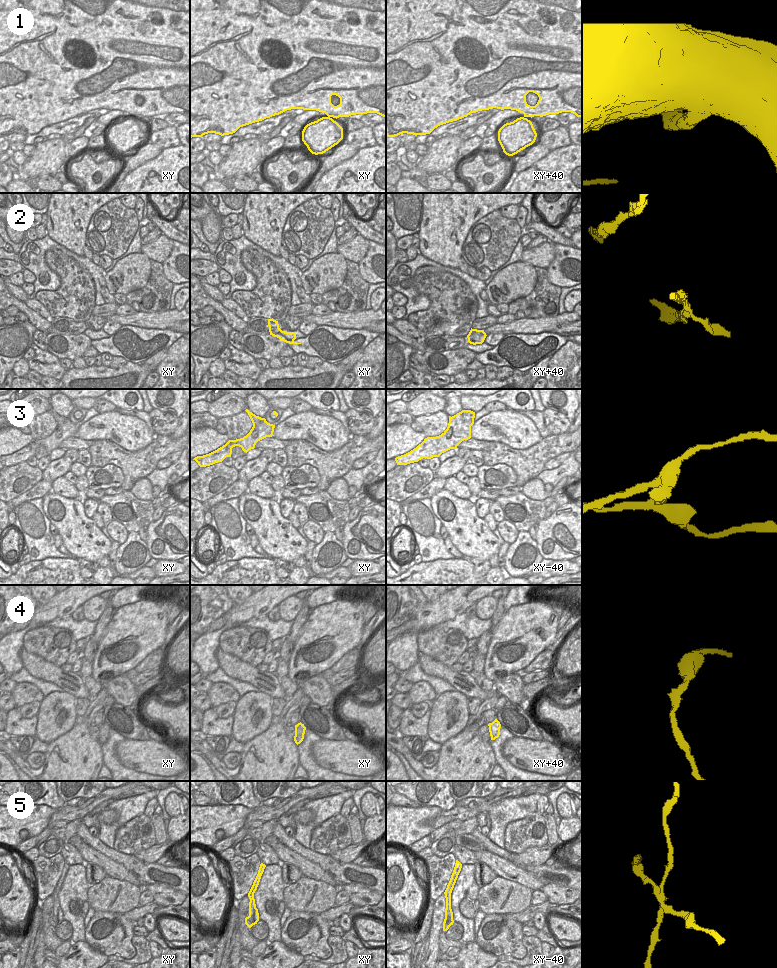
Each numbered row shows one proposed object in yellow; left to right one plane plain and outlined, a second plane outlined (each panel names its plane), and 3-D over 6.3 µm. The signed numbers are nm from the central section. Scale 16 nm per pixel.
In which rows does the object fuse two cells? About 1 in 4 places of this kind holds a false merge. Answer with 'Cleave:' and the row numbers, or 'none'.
Cleave: 1, 2, 3, 5

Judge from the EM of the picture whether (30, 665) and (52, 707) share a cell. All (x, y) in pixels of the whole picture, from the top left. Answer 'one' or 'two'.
two

